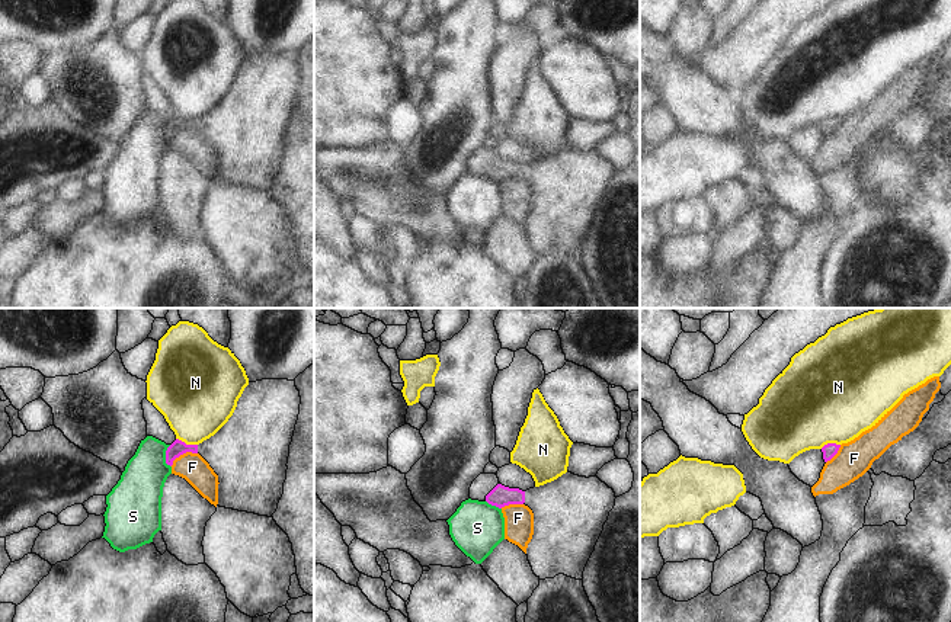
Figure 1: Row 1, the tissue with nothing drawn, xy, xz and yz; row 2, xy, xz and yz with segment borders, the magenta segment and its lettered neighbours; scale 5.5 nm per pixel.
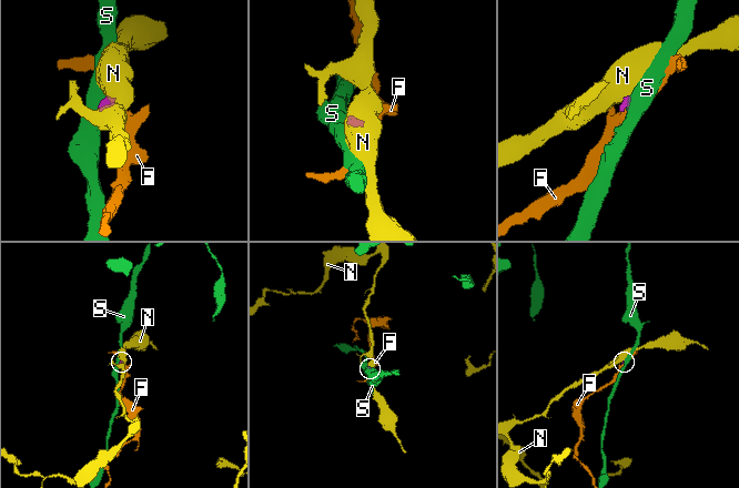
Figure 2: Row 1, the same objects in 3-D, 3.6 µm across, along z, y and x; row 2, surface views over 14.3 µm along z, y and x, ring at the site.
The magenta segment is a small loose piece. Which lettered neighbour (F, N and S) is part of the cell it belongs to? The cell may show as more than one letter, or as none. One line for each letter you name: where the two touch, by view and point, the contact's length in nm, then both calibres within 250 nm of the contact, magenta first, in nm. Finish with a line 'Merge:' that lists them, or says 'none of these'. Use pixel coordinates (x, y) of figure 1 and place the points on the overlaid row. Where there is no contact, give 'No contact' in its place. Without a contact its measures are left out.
Merge: none of these

